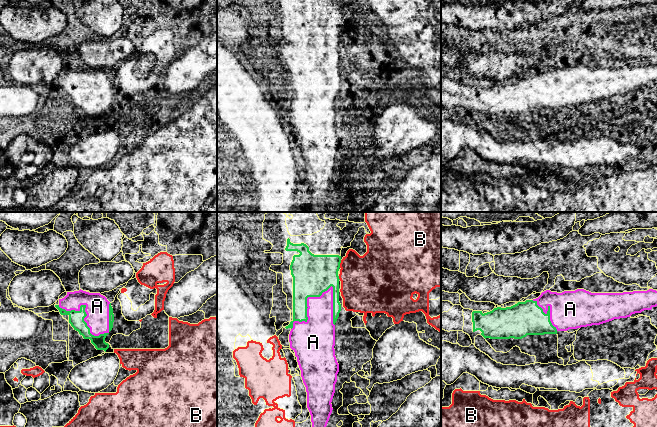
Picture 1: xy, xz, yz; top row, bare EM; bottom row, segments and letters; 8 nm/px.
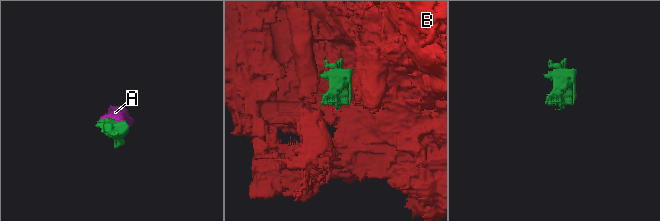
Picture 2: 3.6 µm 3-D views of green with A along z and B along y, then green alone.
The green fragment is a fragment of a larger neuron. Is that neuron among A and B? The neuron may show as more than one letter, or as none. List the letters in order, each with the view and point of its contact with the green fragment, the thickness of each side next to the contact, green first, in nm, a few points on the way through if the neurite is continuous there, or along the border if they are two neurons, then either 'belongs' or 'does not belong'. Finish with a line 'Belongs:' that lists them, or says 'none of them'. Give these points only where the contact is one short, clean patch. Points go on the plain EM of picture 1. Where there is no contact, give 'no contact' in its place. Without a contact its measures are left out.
A: meets green in xz at (307, 83); 300 nm thick on the green side, 300 nm on the other; belongs
B: meets green in xz at (339, 40); 320 nm thick on the green side, 400 nm on the other; does not belong
Belongs: A

